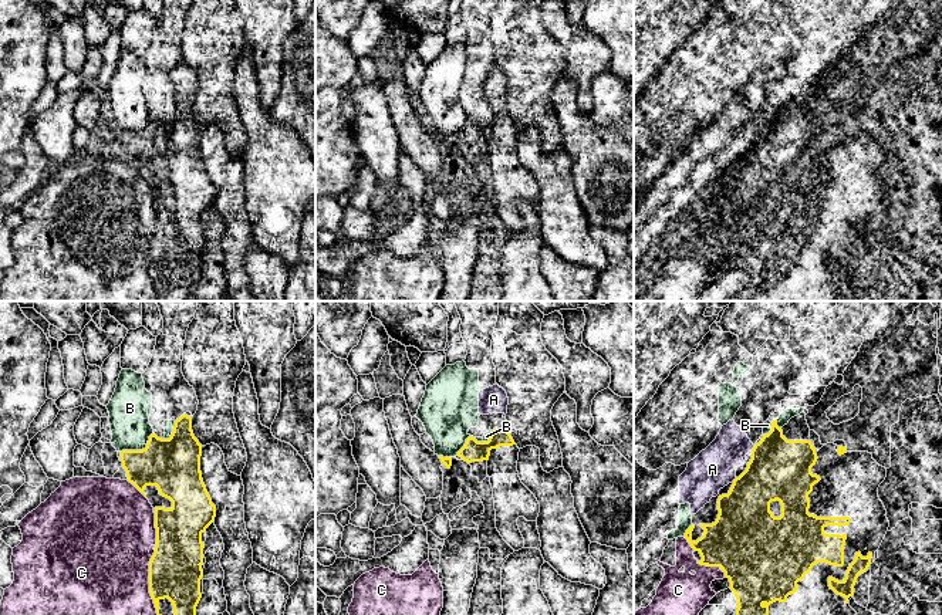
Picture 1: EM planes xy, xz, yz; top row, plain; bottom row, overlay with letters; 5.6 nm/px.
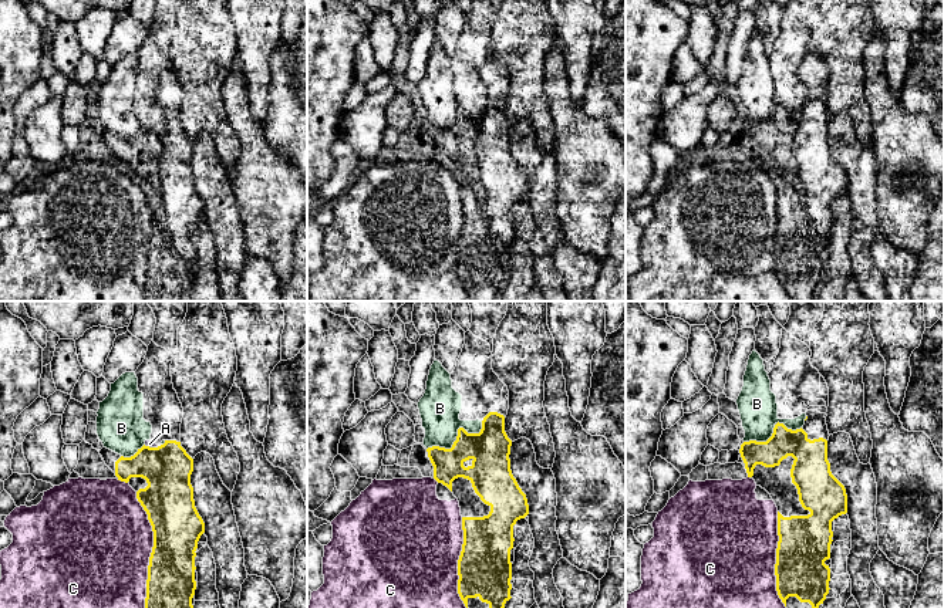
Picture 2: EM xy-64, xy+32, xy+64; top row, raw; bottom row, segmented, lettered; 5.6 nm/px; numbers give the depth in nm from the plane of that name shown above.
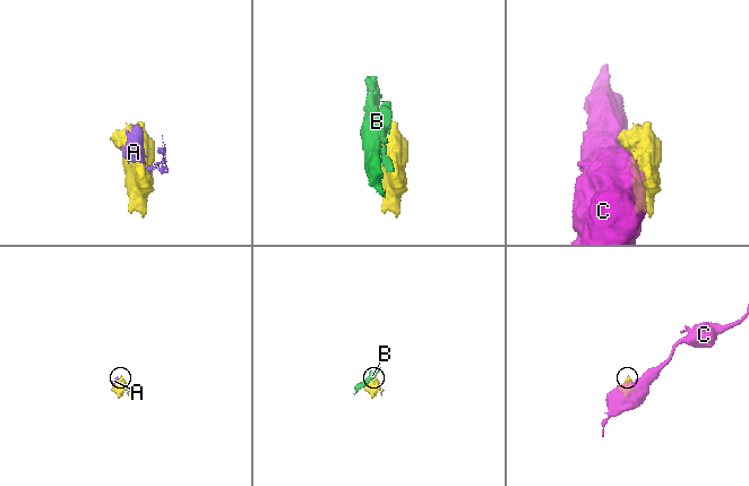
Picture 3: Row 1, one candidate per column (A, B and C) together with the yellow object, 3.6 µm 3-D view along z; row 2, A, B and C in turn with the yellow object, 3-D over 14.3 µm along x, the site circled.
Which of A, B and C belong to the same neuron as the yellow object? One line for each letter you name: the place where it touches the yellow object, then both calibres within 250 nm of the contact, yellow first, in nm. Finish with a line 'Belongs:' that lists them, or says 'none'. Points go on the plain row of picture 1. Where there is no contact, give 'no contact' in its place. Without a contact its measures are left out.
Belongs: none

